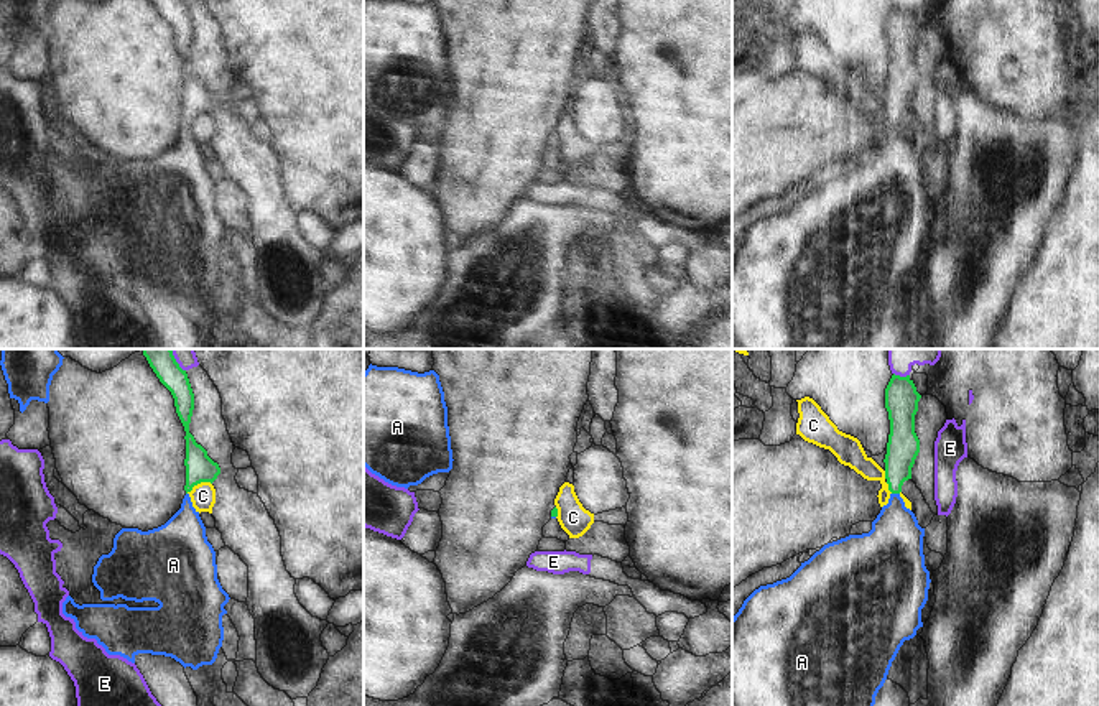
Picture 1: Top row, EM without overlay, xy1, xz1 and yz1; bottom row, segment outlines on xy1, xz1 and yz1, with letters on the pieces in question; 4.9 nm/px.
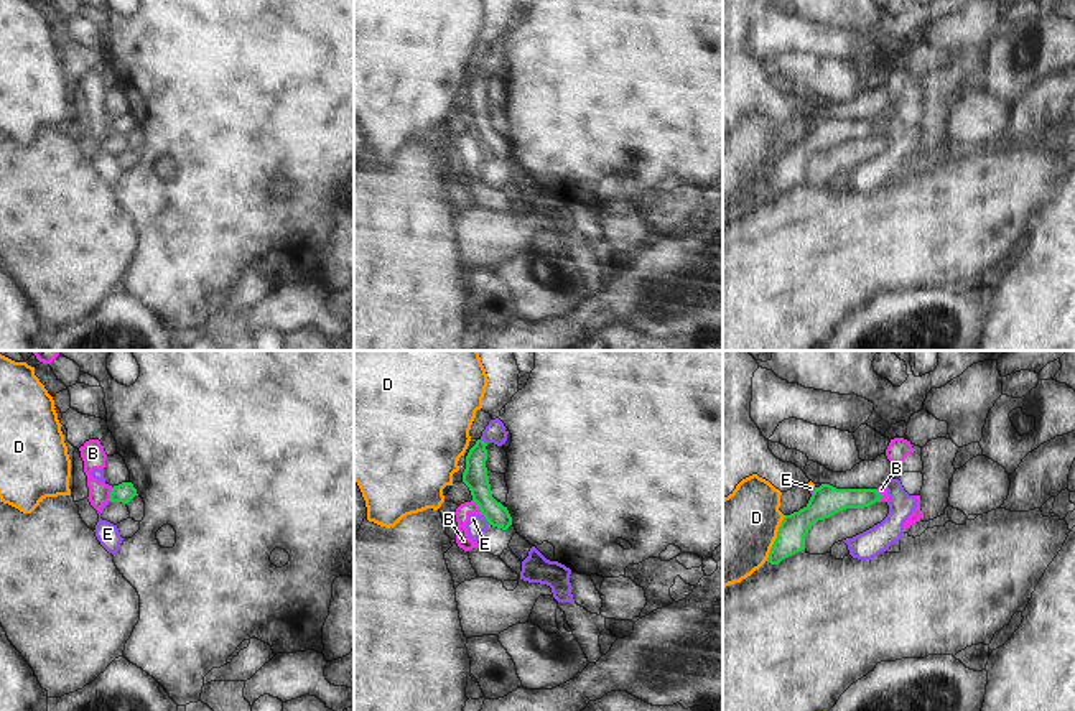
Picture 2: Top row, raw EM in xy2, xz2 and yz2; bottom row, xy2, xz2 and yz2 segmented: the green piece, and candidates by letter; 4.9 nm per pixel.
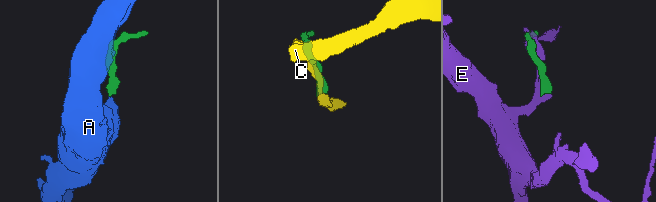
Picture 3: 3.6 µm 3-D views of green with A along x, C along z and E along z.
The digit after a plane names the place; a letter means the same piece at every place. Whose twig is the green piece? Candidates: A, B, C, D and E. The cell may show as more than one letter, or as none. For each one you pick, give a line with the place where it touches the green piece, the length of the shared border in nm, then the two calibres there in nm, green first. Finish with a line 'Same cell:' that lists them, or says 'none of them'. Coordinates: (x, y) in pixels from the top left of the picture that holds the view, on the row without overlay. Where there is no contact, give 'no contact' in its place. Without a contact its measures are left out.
A: contact yz1 (895, 124); length 40 nm; calibres 160 and 280 nm
Same cell: A

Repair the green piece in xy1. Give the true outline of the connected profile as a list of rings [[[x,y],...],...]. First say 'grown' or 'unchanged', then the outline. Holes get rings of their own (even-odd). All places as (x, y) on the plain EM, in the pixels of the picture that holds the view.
unchanged; [[[153,0],[160,13],[171,23],[174,30],[176,44],[186,63],[186,125],[192,122],[194,117],[201,114],[214,114],[220,105],[220,99],[214,94],[207,82],[196,74],[194,67],[189,64],[189,54],[194,41],[194,25],[183,0]]]

